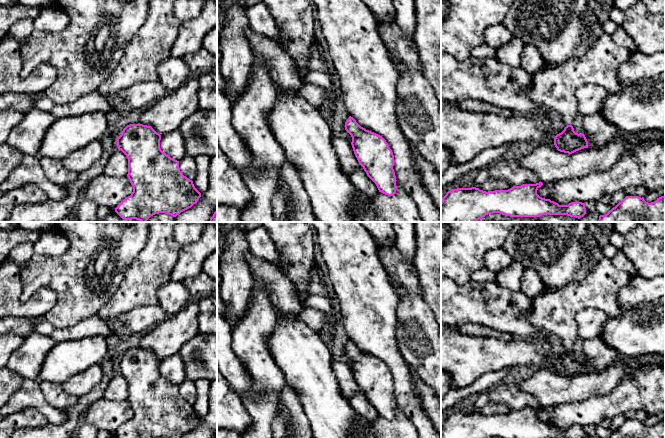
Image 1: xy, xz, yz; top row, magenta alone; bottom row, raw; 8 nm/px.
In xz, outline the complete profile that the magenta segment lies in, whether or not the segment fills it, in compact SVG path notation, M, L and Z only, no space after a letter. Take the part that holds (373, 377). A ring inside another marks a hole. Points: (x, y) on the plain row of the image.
M349 340L345 354L352 361L354 378L367 400L376 408L379 416L393 420L396 417L396 400L393 393L394 379L386 364L361 351Z

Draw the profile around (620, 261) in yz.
M618 250L615 256L611 259L613 265L618 269L626 272L629 276L636 276L637 270L631 261L625 256L622 250Z

